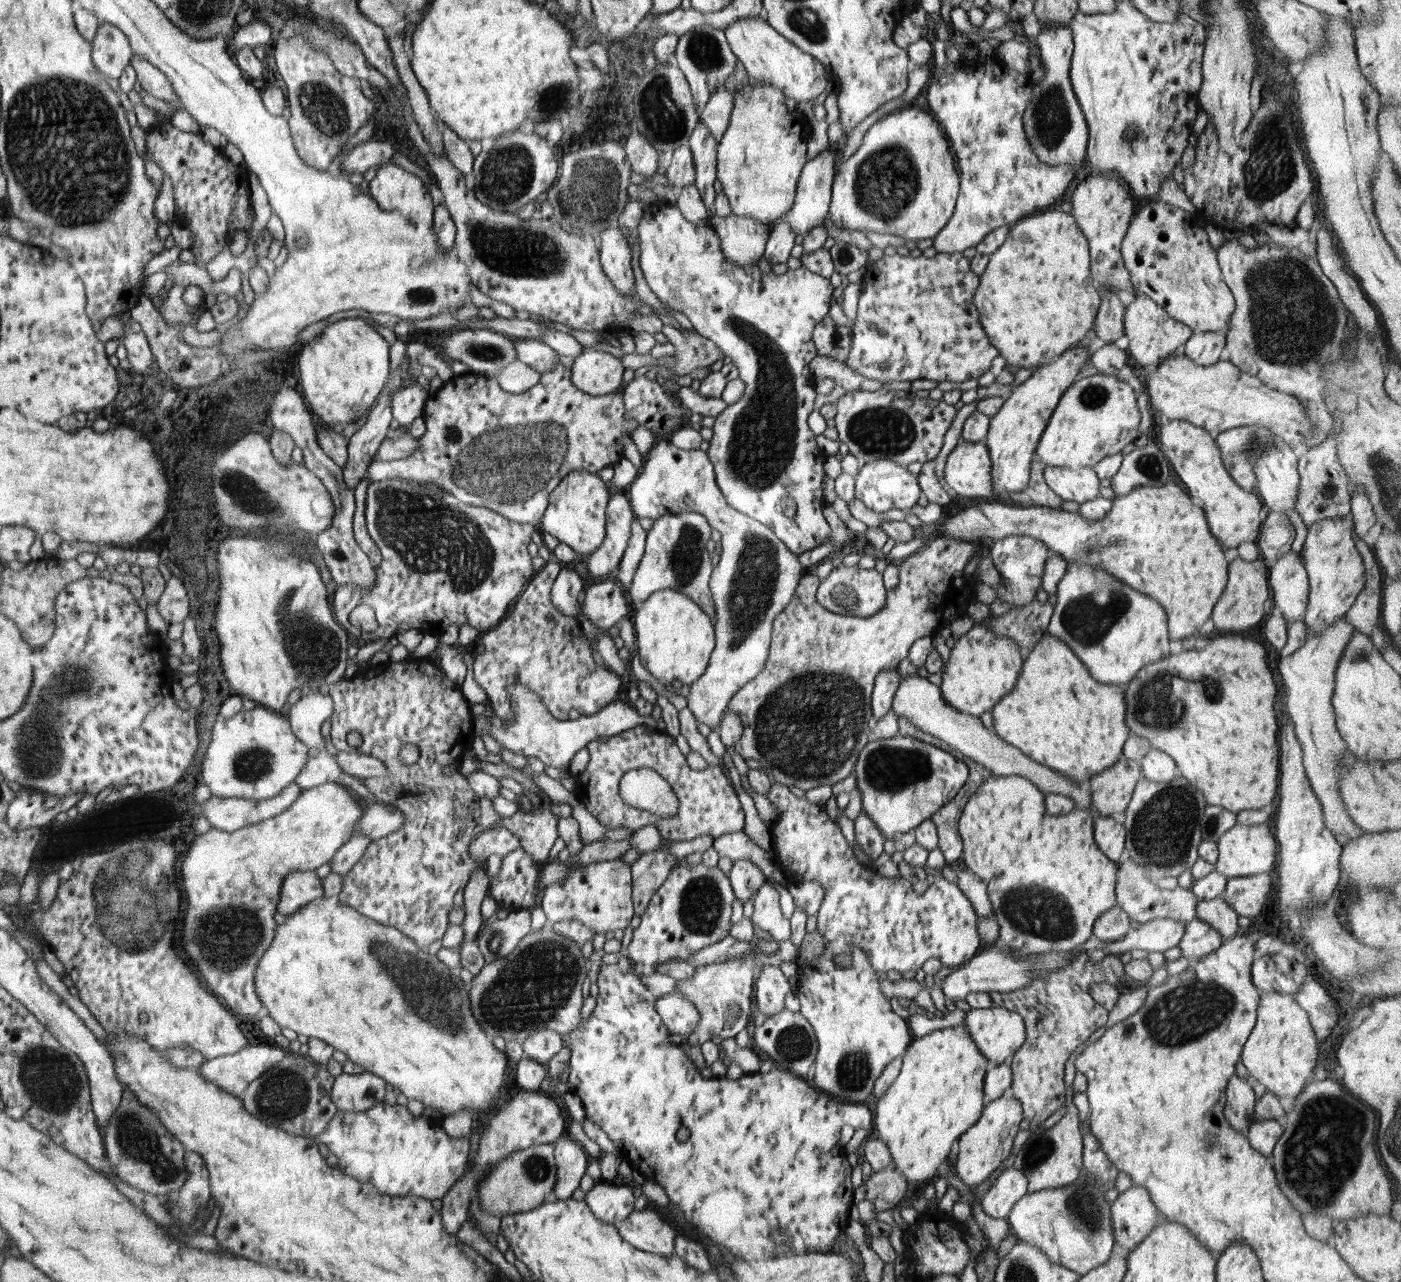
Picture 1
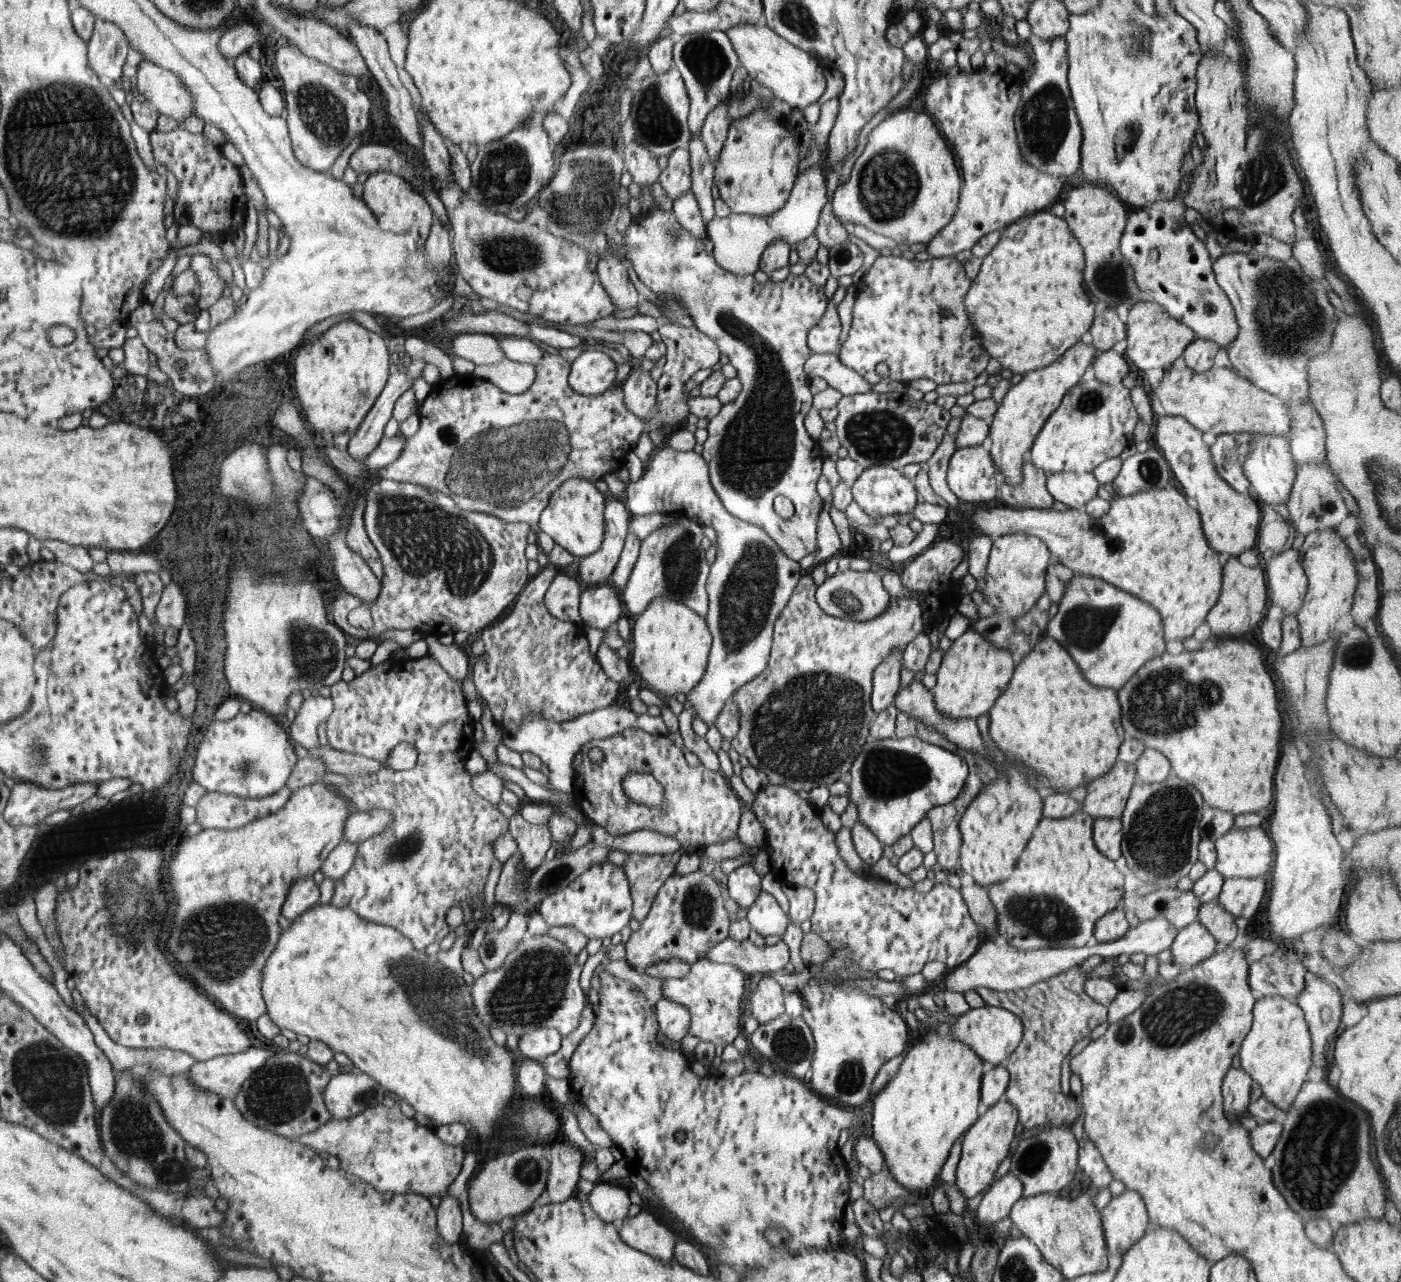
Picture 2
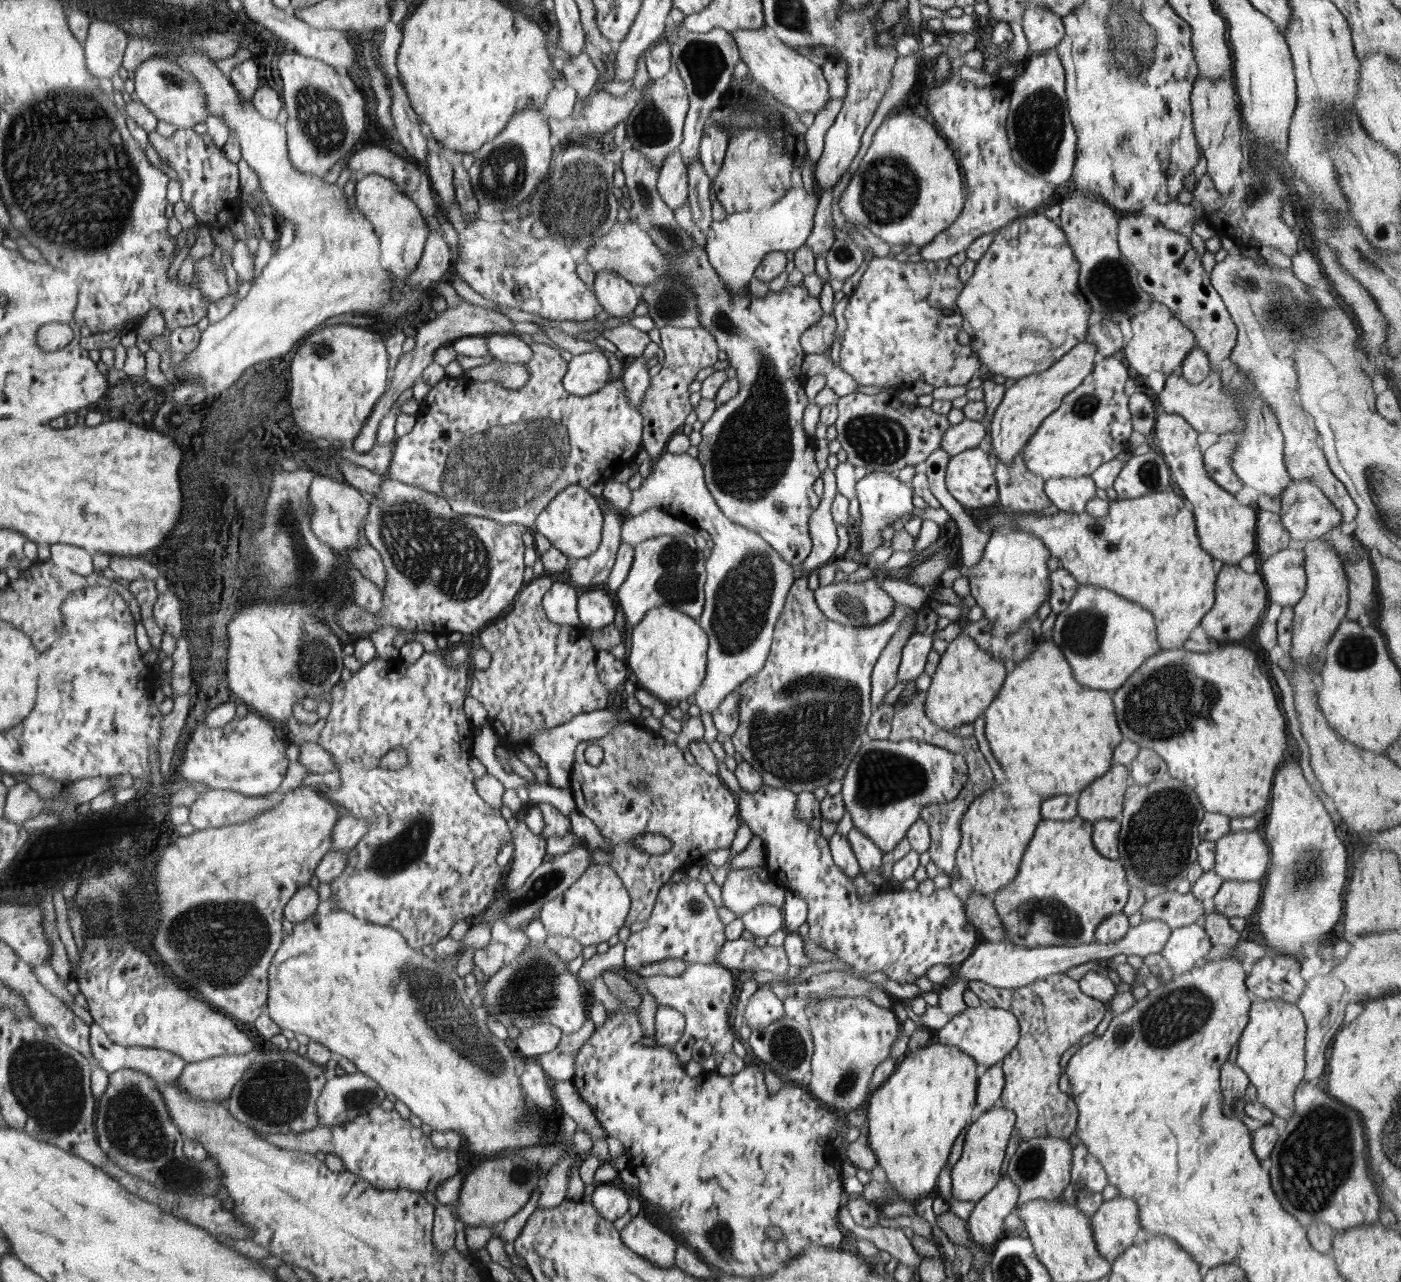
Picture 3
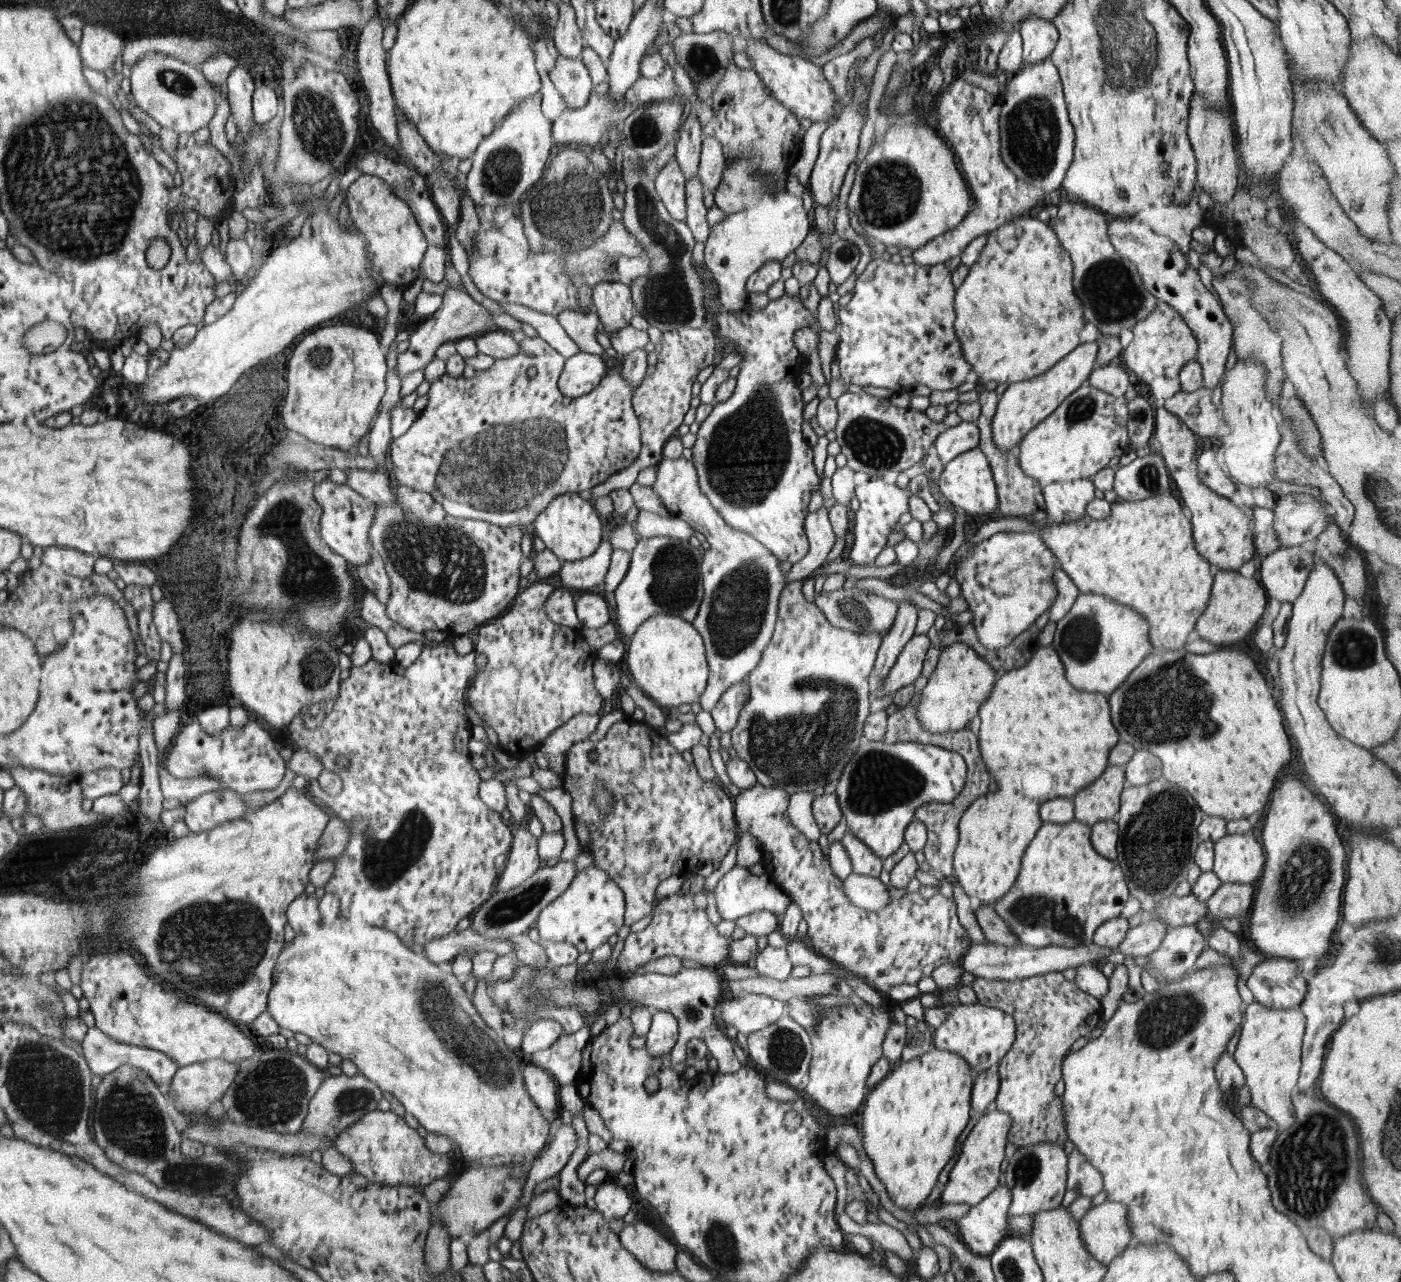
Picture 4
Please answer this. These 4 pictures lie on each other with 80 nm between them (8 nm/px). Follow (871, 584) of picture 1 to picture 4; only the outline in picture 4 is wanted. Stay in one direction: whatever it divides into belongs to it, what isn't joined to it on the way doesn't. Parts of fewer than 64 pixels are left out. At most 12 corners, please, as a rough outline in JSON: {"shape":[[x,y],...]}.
{"shape":[[867,590],[815,594],[830,624],[886,636],[898,602]]}

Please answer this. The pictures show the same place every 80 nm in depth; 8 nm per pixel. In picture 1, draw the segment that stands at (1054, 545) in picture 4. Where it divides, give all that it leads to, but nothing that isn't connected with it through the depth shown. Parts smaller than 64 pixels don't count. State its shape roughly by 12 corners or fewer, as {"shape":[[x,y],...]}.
{"shape":[[1171,481],[1102,520],[998,502],[915,536],[1031,536],[1155,598],[1169,640],[1228,584],[1225,549]]}

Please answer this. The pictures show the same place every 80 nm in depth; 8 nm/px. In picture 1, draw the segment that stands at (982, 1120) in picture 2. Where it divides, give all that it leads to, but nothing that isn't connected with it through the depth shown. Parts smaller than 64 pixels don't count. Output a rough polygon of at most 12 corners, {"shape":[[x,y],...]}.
{"shape":[[1007,1092],[958,1139],[955,1168],[969,1189],[1012,1152],[1024,1120]]}

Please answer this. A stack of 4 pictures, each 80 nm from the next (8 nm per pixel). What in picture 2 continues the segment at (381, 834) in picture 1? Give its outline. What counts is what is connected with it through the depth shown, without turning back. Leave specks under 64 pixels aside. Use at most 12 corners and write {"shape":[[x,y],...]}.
{"shape":[[357,810],[343,842],[365,842],[388,829],[389,810]]}

